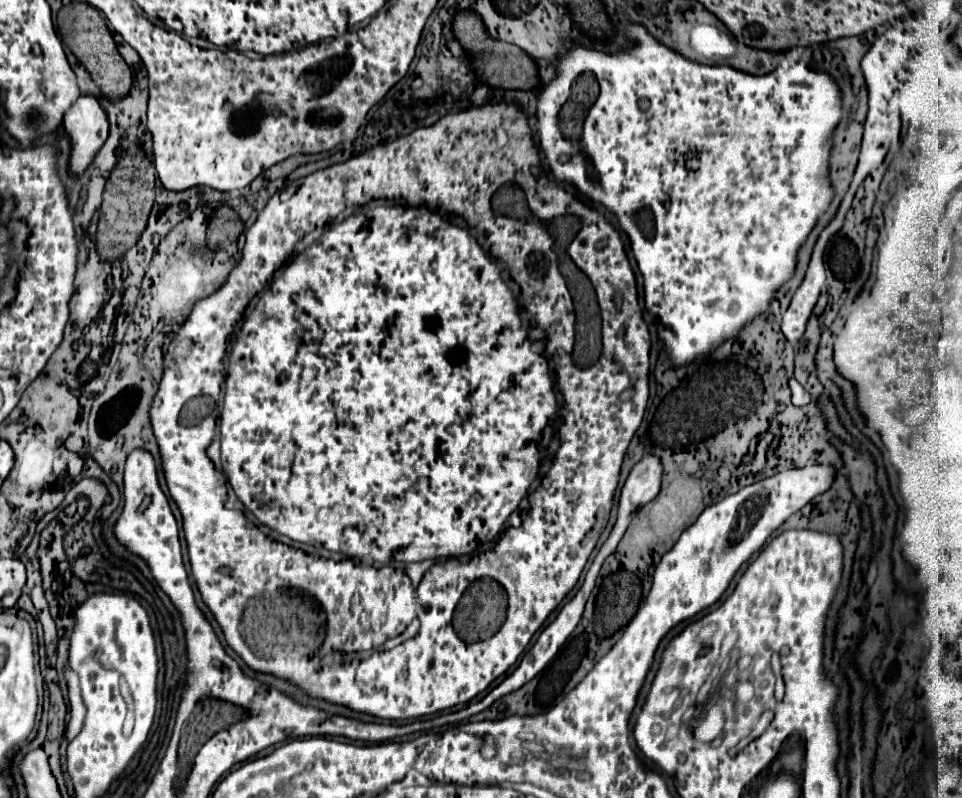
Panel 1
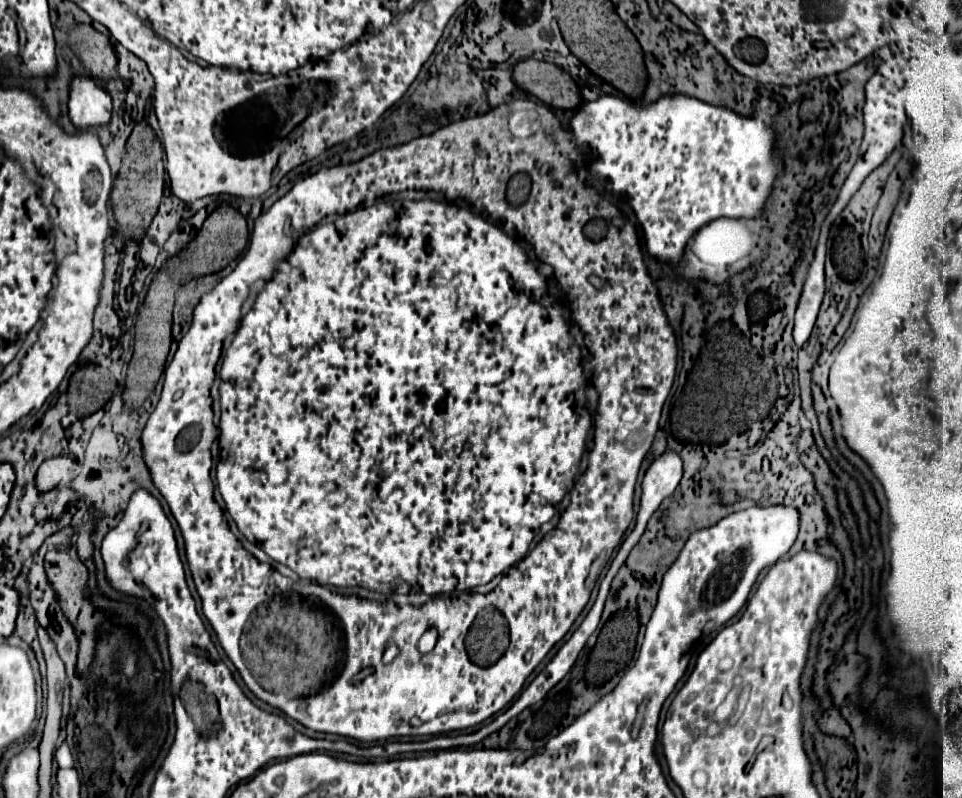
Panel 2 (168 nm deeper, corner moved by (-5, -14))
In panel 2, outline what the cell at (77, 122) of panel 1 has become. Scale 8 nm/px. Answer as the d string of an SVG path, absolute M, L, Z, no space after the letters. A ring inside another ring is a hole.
M75 76L69 96L69 118L77 128L97 128L111 122L111 96L91 78Z

